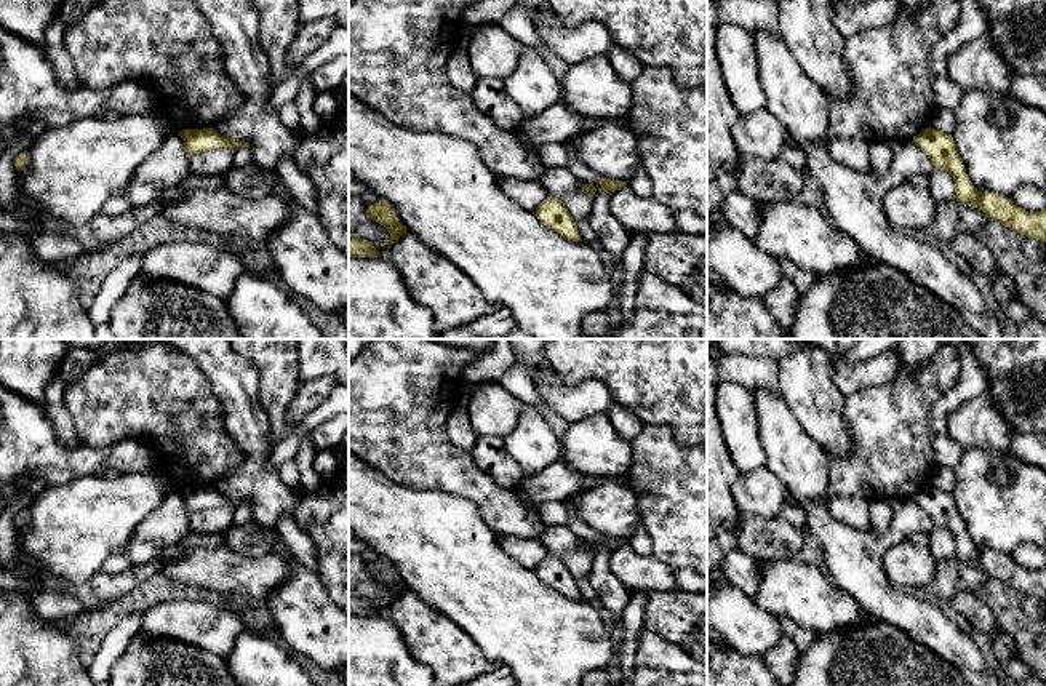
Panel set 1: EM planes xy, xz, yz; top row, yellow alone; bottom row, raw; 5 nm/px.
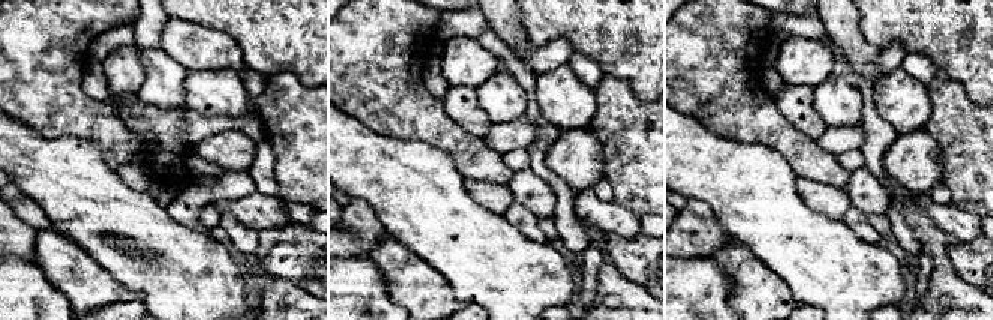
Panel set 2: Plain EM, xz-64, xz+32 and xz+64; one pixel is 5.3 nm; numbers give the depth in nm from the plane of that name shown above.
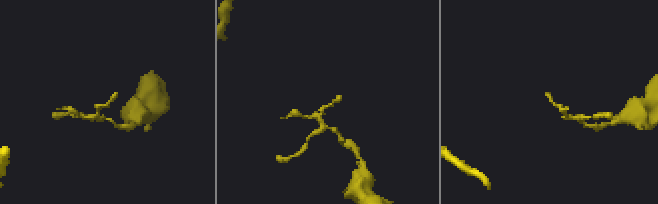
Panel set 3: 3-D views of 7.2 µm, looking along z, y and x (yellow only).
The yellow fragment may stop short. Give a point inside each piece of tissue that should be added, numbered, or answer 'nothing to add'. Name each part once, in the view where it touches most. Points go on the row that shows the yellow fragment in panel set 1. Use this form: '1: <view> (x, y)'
nothing to add

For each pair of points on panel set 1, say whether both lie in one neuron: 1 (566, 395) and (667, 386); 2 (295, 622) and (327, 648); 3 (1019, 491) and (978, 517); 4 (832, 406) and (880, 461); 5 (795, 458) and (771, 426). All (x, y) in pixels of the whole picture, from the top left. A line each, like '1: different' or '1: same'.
1: different
2: same
3: same
4: different
5: same

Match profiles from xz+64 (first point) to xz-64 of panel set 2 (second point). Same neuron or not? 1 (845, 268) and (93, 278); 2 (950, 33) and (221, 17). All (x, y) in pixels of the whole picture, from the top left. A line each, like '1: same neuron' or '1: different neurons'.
1: different neurons
2: same neuron

